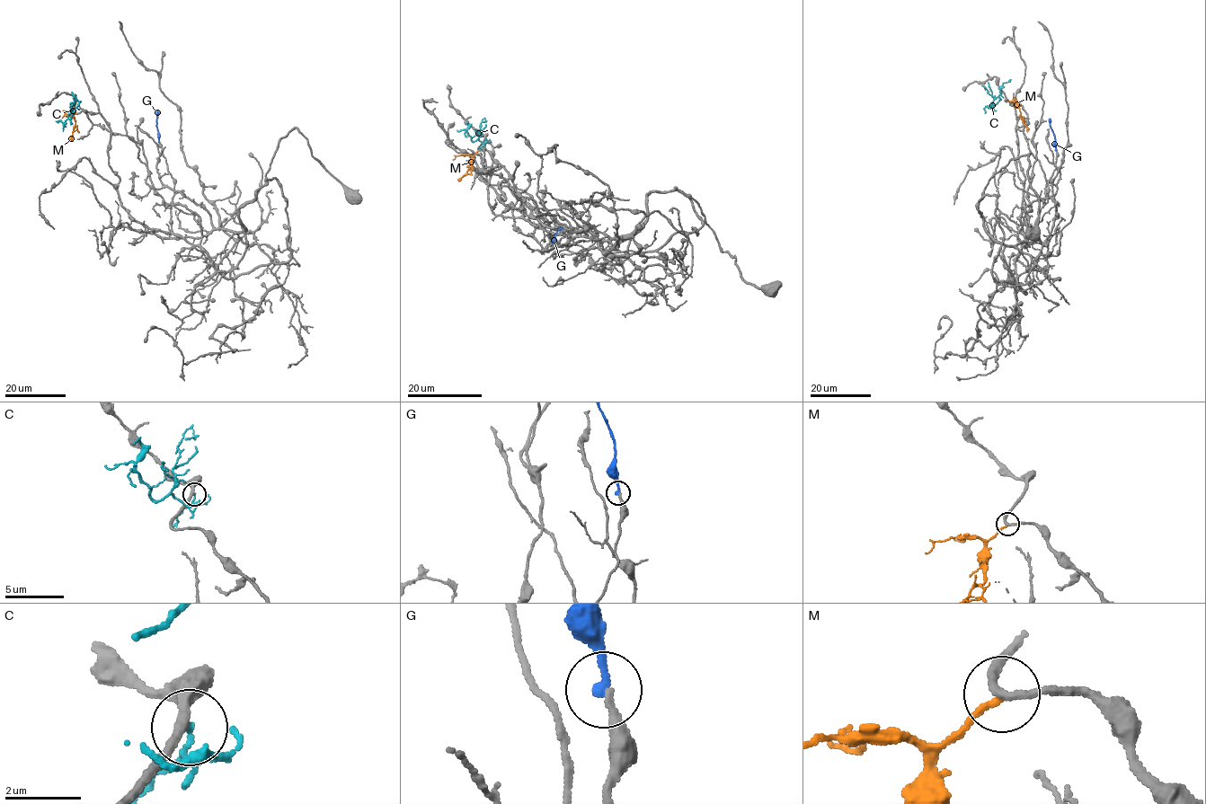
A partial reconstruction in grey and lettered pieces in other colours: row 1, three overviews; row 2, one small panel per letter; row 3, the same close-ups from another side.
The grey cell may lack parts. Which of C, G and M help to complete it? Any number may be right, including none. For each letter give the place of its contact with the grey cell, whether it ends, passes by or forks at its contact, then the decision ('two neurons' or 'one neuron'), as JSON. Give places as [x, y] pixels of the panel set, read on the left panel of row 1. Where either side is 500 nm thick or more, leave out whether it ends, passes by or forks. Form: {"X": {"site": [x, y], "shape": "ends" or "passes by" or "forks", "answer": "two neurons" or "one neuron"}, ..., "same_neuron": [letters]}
{"C": {"site": [75, 100], "shape": "passes by", "answer": "two neurons"}, "G": {"site": [159, 141], "shape": "ends", "answer": "one neuron"}, "M": {"site": [75, 113], "shape": "ends", "answer": "two neurons"}, "same_neuron": ["G"]}

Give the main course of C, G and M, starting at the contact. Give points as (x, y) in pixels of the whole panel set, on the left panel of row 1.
C: (76, 100), (79, 103), (69, 113), (63, 131)
G: (158, 141), (157, 111)
M: (75, 113), (72, 113), (75, 123), (73, 141)

